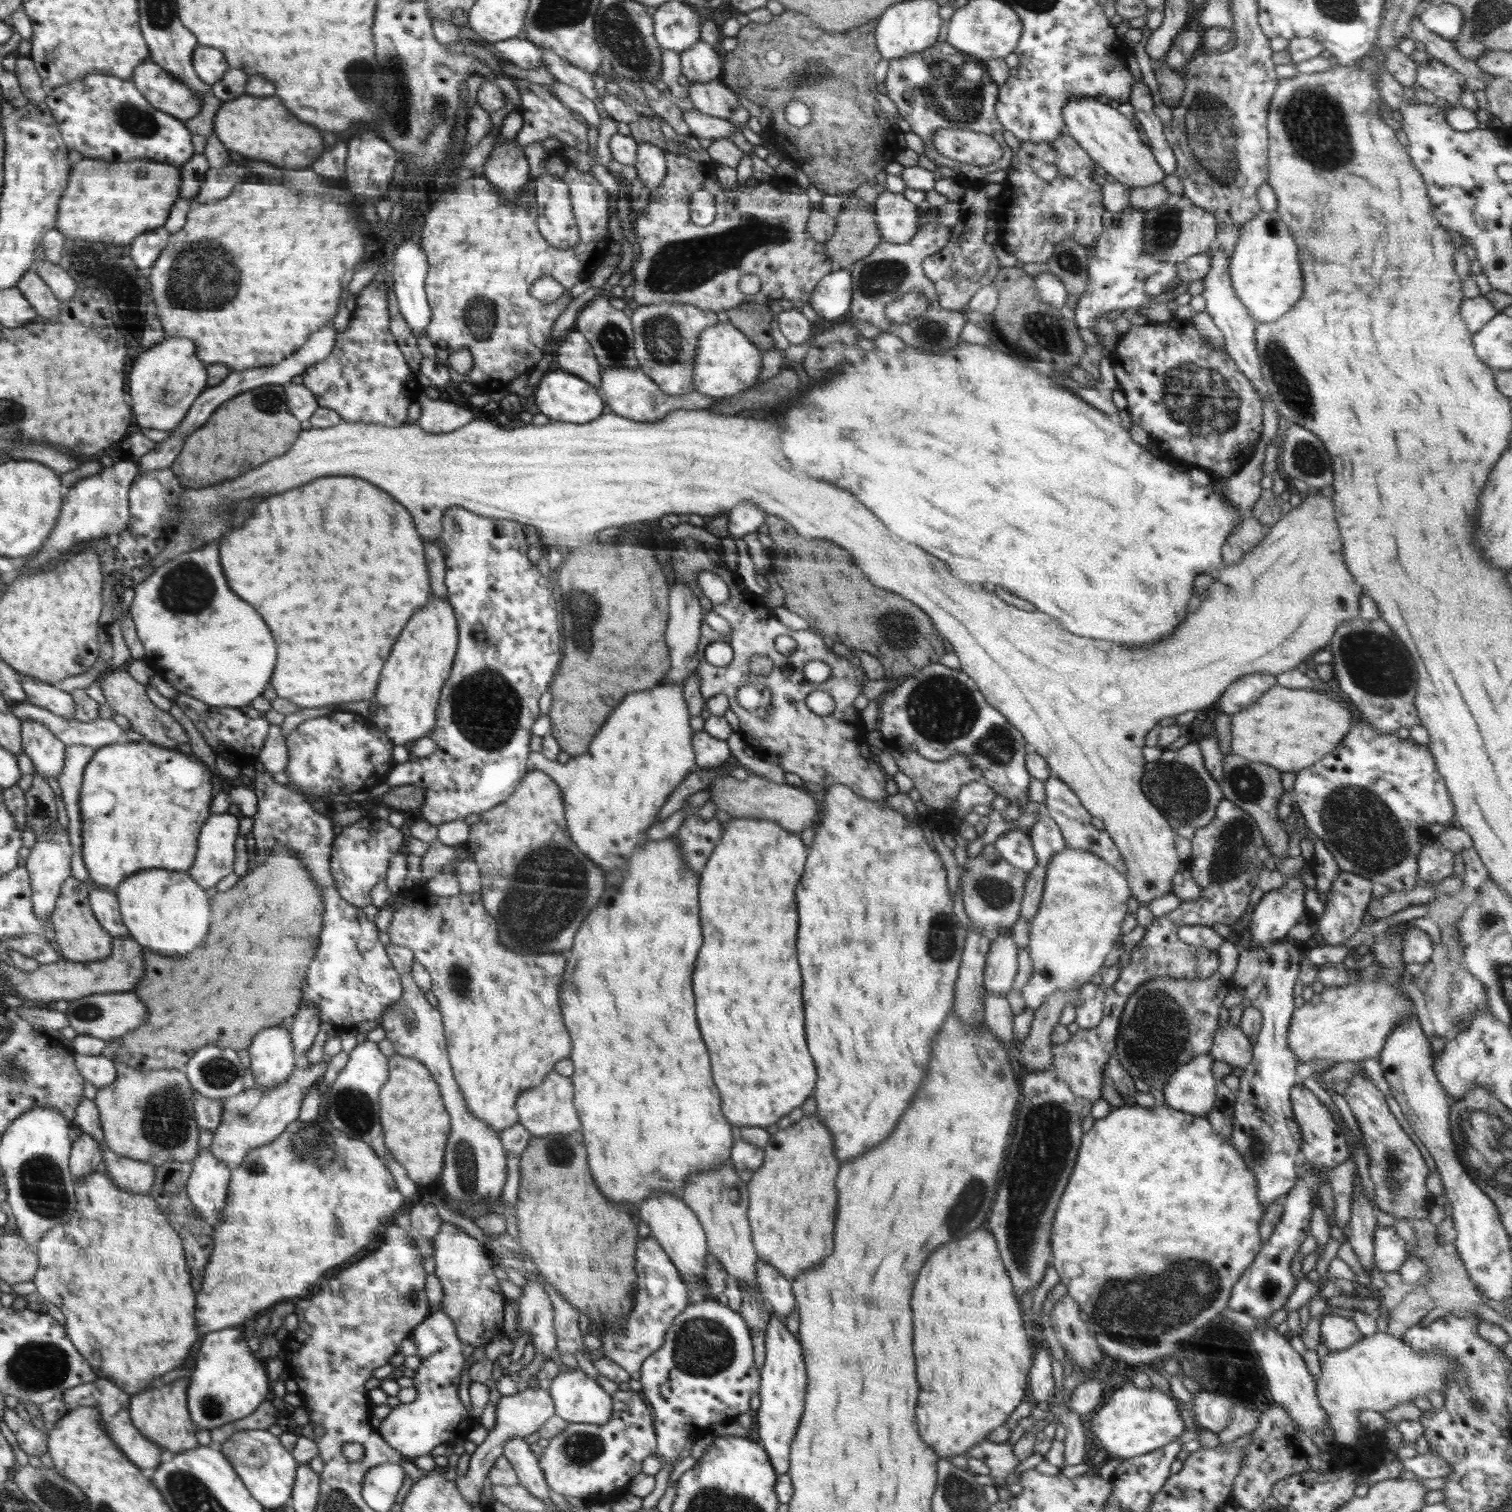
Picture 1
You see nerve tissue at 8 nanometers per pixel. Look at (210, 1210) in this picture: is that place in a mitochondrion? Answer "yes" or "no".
no

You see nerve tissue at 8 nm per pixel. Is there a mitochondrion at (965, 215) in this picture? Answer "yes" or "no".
no

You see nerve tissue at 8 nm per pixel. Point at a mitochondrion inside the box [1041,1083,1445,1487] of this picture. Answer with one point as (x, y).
(1170, 1299)

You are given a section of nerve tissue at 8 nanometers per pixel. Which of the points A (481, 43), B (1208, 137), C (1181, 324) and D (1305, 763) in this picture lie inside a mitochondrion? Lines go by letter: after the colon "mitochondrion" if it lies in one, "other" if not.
A: other
B: mitochondrion
C: other
D: other

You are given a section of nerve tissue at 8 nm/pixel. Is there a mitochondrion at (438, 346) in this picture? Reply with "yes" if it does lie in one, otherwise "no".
no

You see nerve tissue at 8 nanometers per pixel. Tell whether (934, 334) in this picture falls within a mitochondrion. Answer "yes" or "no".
yes

